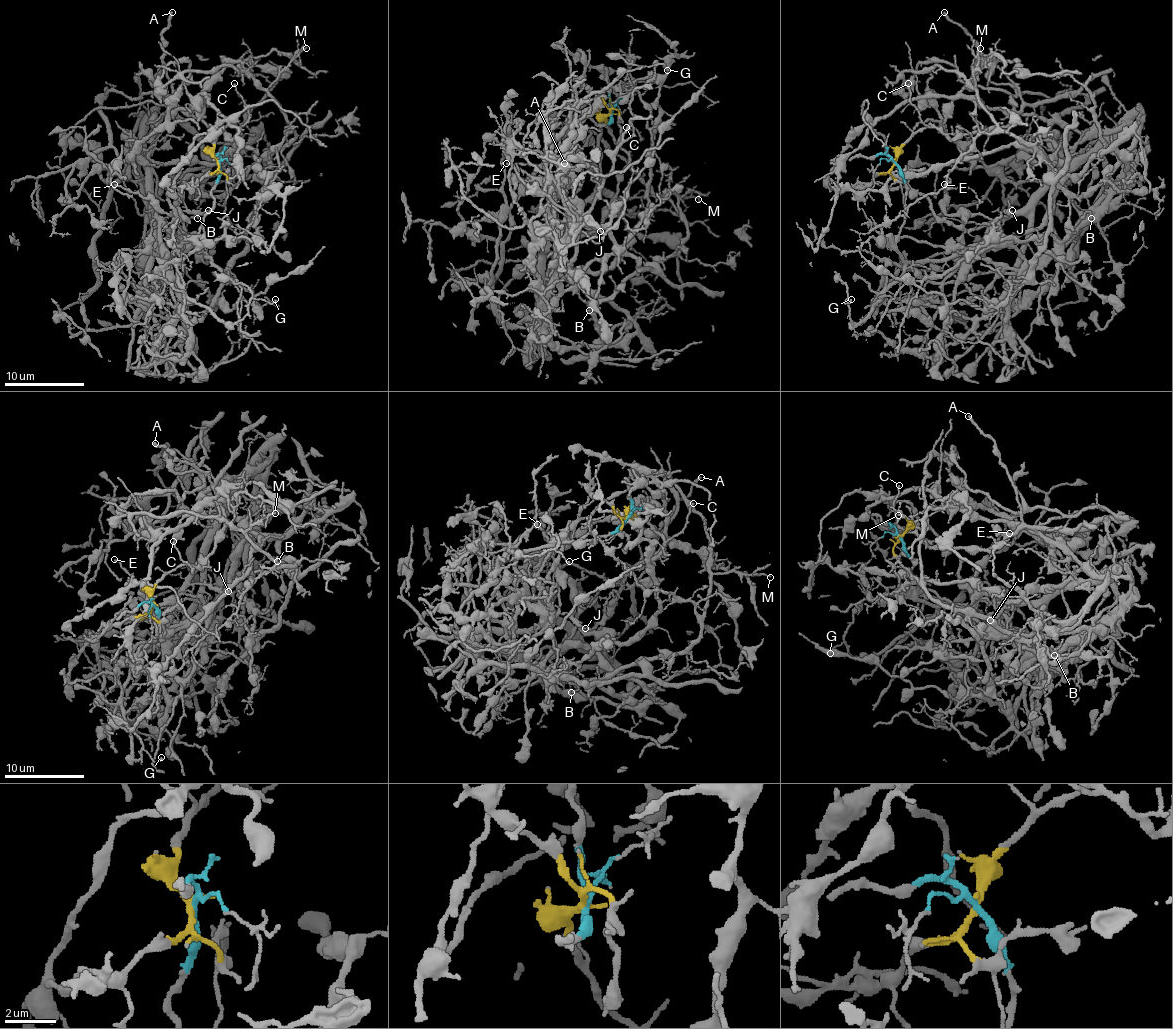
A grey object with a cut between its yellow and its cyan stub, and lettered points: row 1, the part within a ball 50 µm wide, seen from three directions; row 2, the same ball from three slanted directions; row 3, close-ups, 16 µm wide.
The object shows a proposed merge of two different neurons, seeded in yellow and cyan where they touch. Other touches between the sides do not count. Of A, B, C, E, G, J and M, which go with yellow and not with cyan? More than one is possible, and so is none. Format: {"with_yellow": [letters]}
{"with_yellow": ["A", "B", "C", "M"]}

